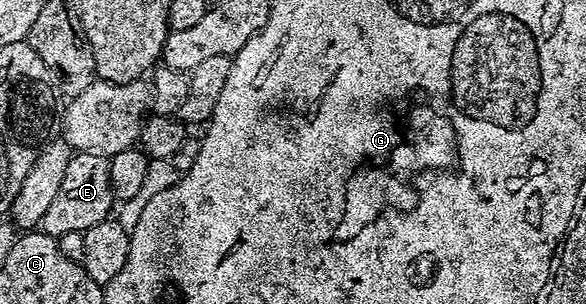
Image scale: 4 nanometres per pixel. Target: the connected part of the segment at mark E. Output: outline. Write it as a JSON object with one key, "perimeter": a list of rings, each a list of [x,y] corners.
{"perimeter":[[[86,151],[73,154],[67,165],[67,174],[63,177],[63,185],[59,185],[59,193],[55,193],[47,213],[43,213],[40,230],[47,235],[60,237],[63,233],[85,232],[91,229],[91,225],[99,225],[99,221],[110,218],[115,207],[115,196],[111,185],[109,162],[104,155]]]}

